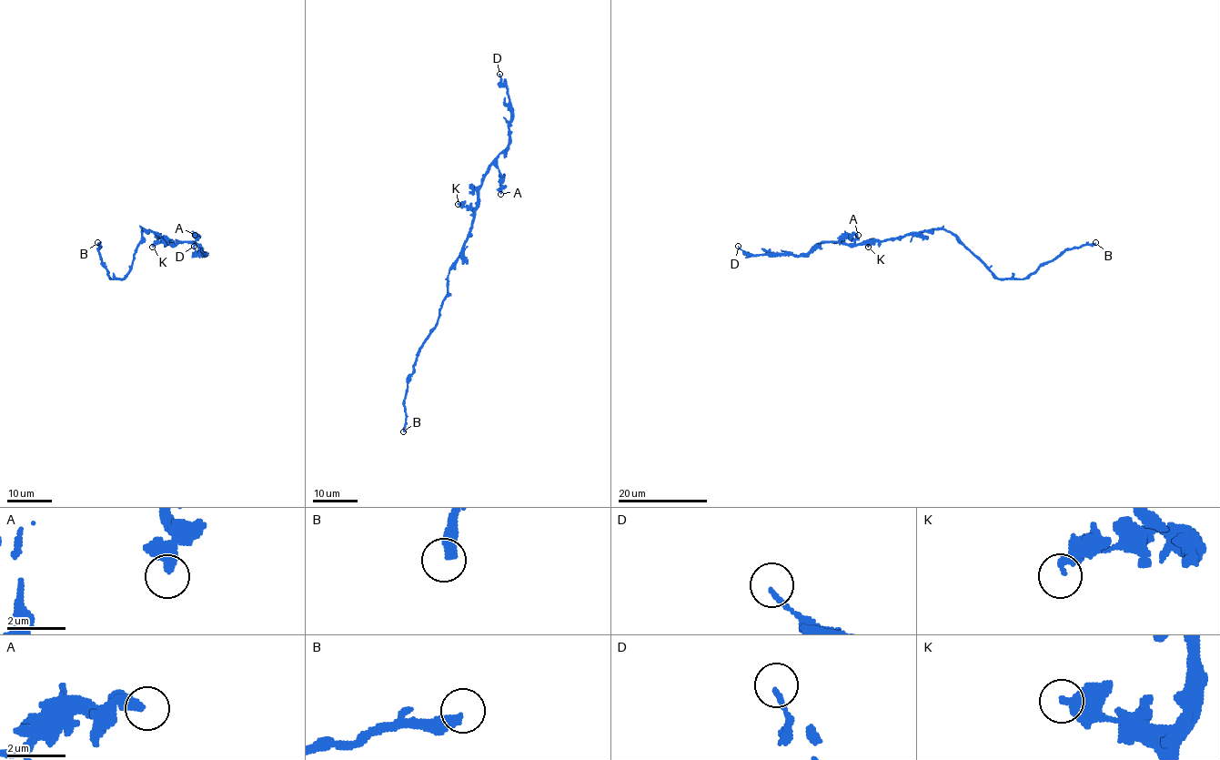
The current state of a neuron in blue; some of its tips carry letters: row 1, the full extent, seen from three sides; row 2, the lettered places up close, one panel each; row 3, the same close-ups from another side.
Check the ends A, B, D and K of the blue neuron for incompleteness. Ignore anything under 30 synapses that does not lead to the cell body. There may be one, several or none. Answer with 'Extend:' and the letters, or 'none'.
Extend: none

